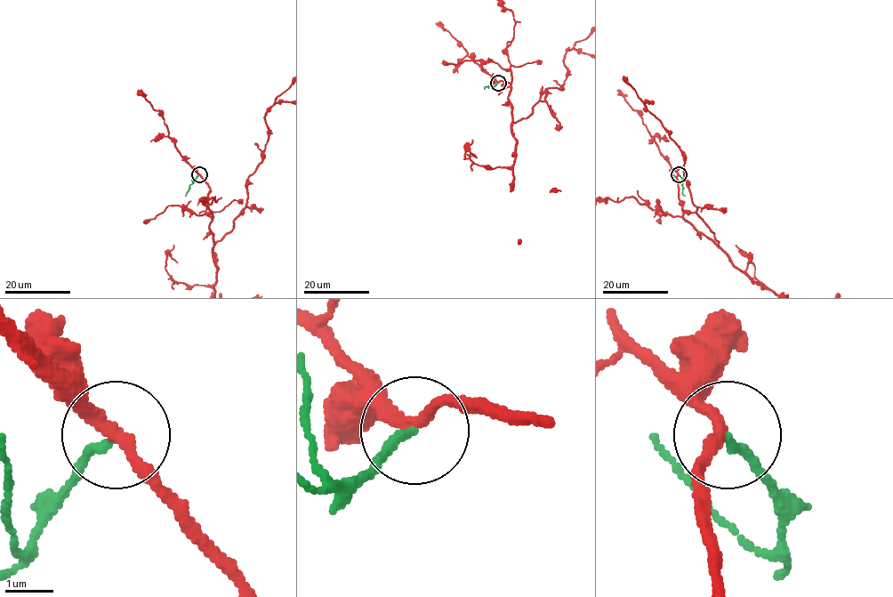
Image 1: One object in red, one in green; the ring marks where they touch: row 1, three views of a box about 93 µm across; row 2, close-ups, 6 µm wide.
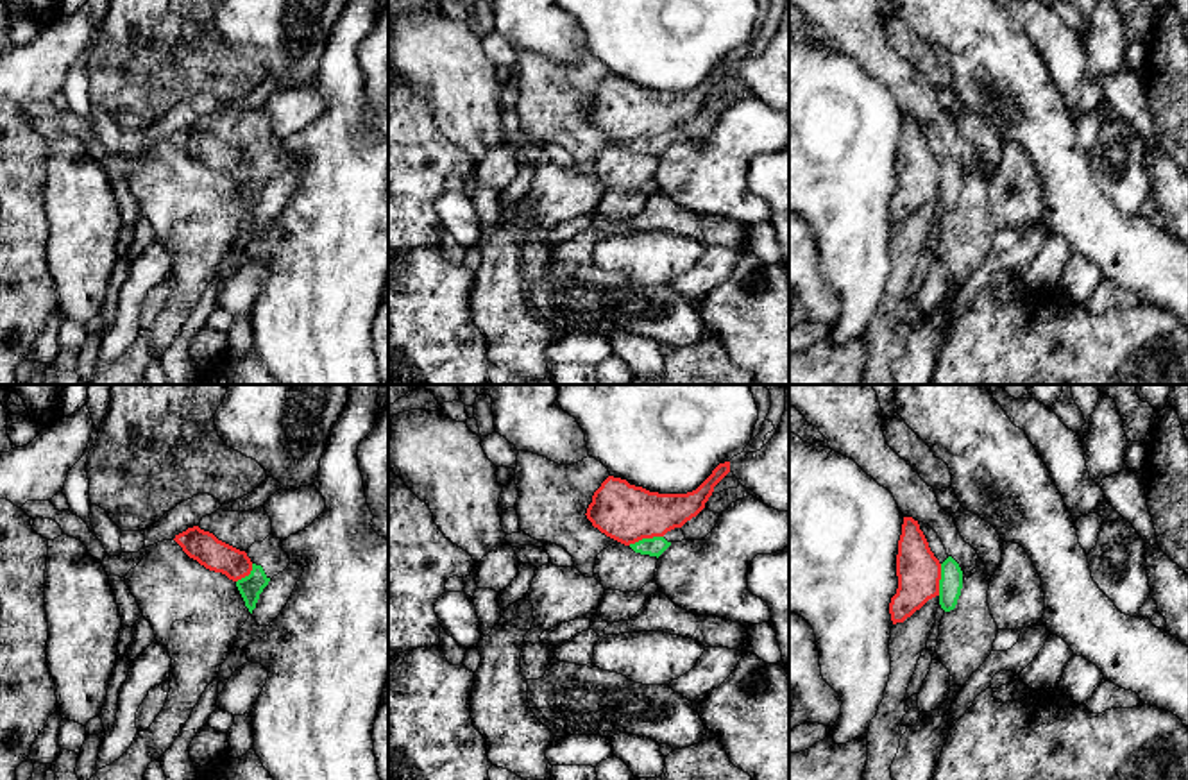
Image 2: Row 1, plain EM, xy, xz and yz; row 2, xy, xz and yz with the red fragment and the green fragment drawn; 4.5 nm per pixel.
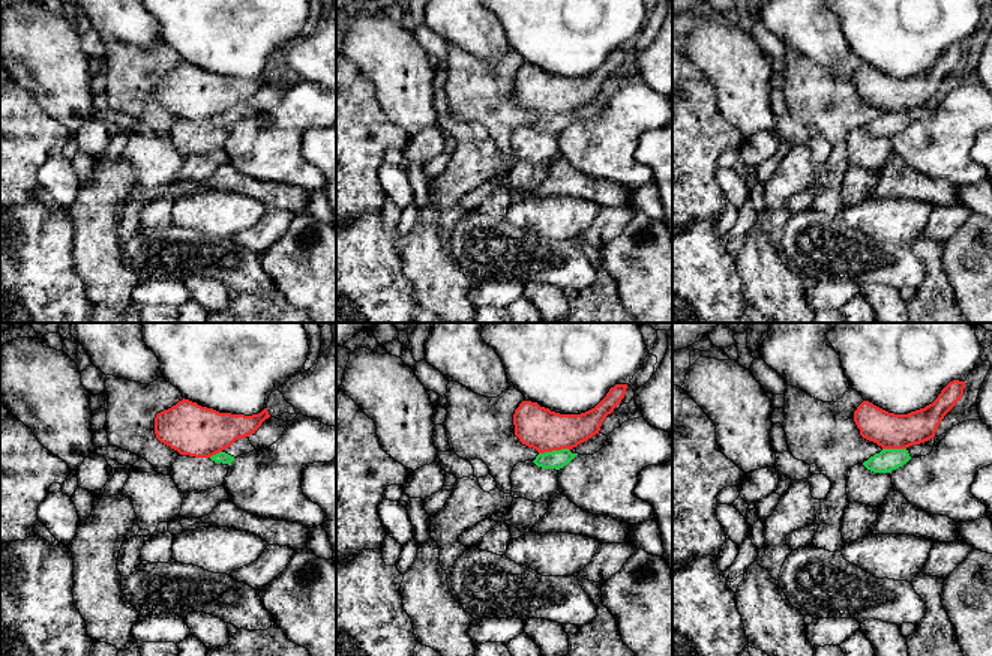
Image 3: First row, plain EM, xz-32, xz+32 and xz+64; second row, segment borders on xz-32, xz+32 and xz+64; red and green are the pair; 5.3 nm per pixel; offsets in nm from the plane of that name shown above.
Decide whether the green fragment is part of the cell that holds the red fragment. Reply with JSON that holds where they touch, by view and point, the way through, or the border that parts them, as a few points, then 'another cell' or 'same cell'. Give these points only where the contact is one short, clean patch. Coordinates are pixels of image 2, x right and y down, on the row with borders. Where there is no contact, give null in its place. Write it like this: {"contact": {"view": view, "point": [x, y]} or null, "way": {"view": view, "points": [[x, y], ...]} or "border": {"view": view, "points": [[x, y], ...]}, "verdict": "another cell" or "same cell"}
{"contact": {"view": "xz", "point": [644, 537]}, "border": {"view": "xz", "points": [[662, 535], [628, 544]]}, "verdict": "another cell"}

